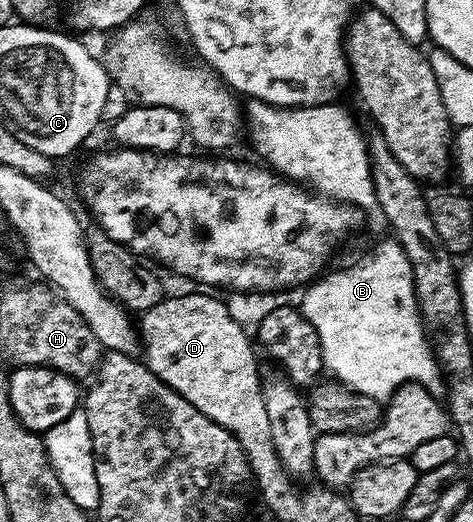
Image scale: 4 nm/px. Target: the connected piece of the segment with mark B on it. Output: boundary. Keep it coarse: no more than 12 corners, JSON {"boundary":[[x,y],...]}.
{"boundary":[[386,237],[308,284],[324,370],[378,401],[443,371]]}

